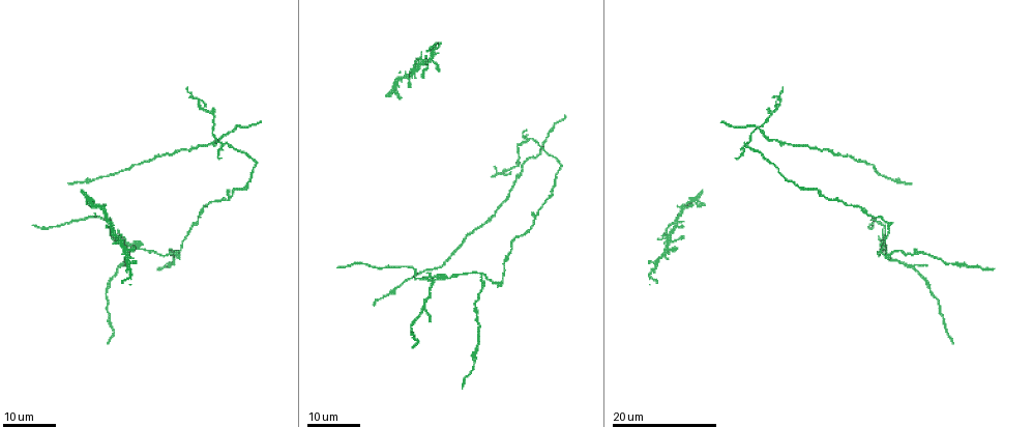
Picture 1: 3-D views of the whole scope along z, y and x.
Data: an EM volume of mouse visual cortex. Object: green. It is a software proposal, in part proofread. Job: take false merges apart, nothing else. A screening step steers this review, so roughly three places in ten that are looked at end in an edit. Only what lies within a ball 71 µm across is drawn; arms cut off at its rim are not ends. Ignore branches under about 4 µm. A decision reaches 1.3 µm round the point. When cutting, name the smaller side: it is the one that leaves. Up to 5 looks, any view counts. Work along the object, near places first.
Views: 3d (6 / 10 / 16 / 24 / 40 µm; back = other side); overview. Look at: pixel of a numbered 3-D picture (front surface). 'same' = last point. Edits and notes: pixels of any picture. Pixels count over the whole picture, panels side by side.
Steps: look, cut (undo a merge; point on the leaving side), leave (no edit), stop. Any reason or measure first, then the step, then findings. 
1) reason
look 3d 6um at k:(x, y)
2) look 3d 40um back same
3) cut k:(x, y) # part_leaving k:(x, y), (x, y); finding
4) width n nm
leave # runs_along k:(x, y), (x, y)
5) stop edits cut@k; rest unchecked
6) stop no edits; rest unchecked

four arms meet
look 3d 24um at 1:(528, 140)

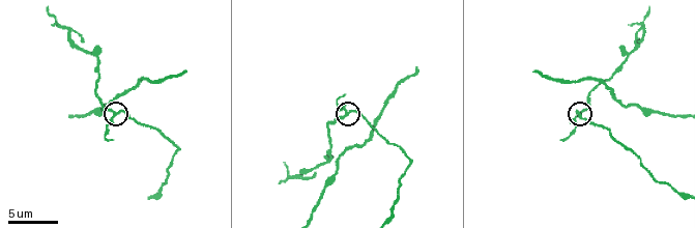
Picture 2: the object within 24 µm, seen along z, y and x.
look 3d 10um at 2:(346, 113)

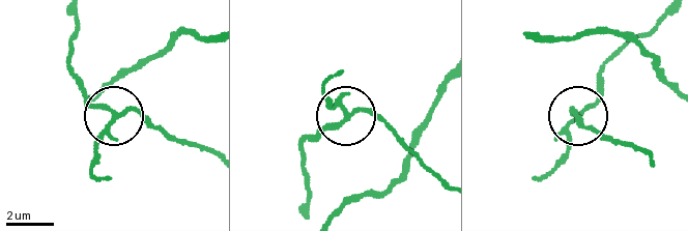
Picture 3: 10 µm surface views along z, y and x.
arms 4
leave # one neuron here

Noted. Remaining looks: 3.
three-way junction
look 3d 16um at 1:(480, 277)

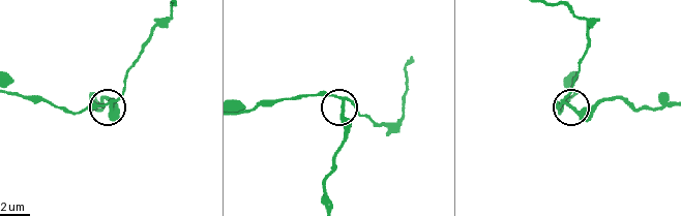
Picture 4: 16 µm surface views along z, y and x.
look 3d 6um at 4:(341, 101)

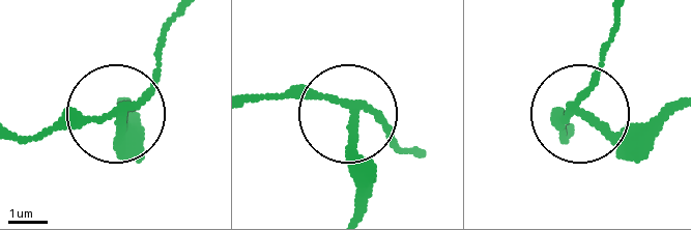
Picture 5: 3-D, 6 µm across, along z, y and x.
cut 5:(123, 134) # part_leaving 5:(353, 112), (353, 207); a second neuron is stuck on

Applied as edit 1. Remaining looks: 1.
stop edits cut@5; rest unchecked

